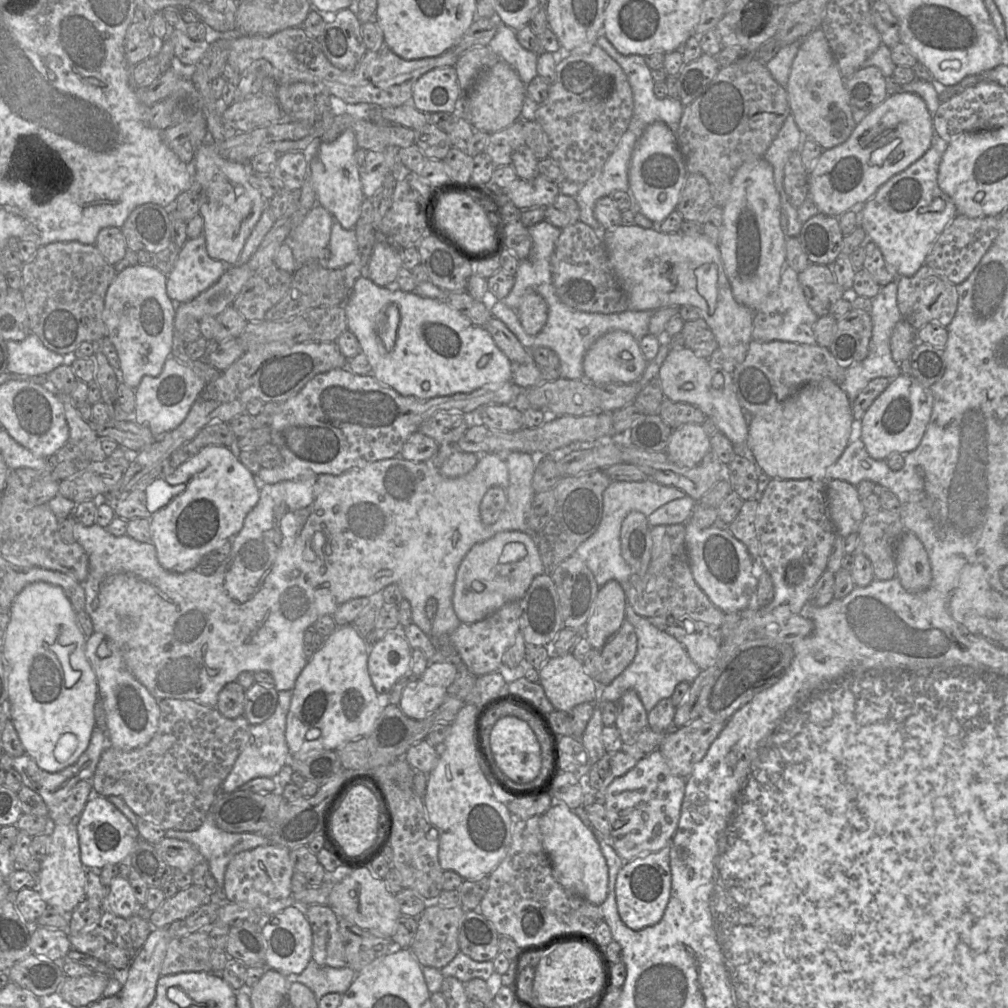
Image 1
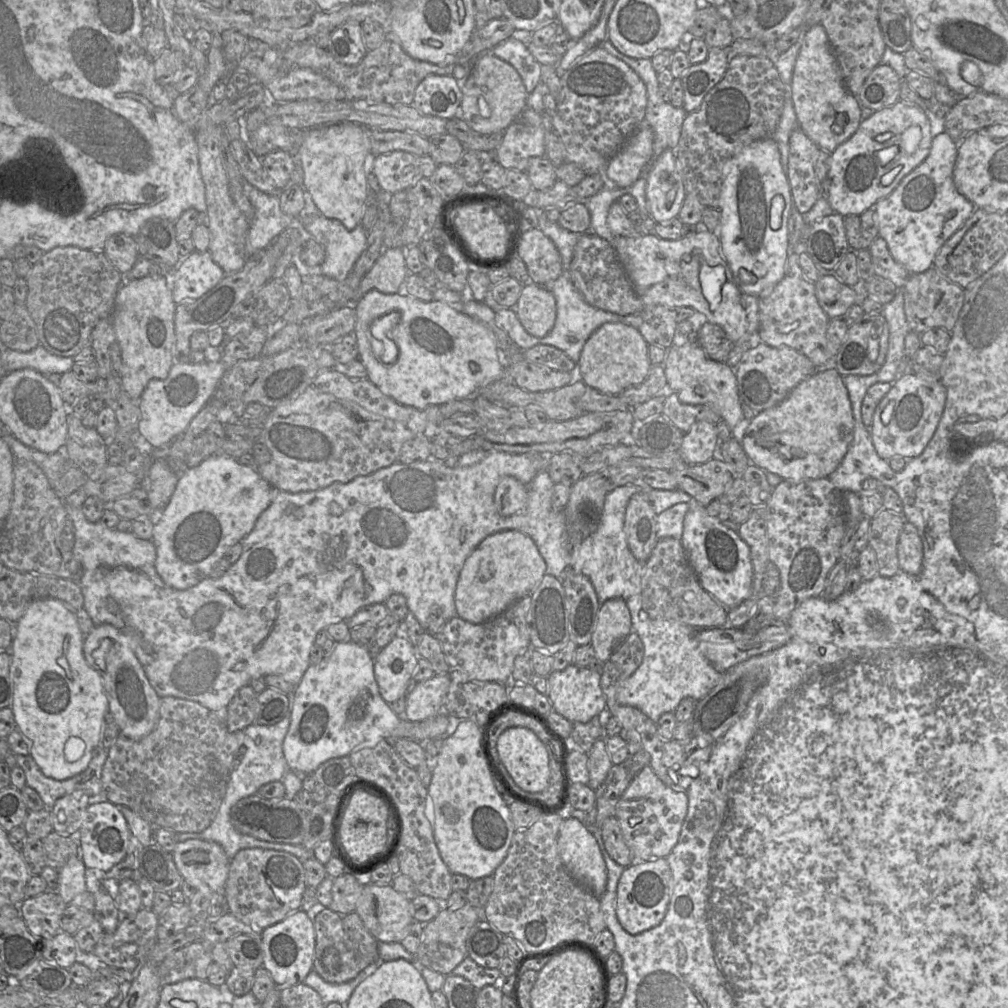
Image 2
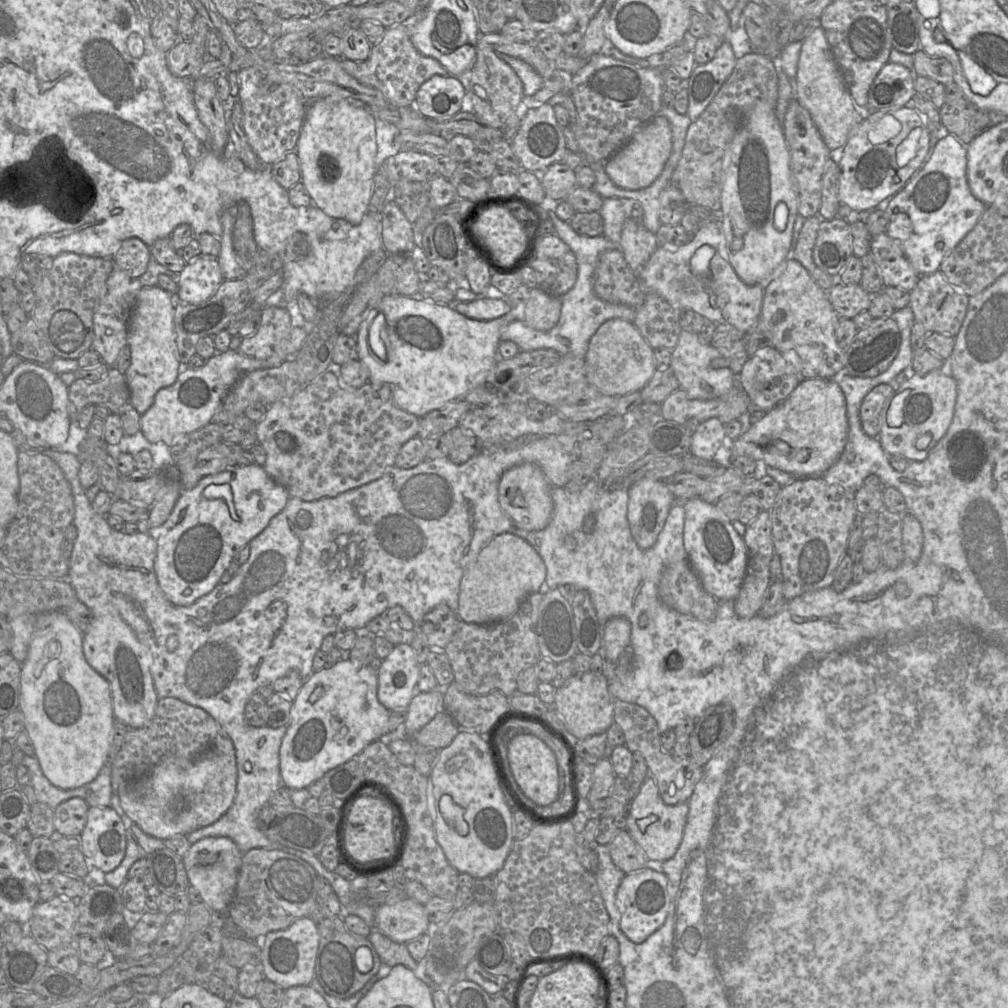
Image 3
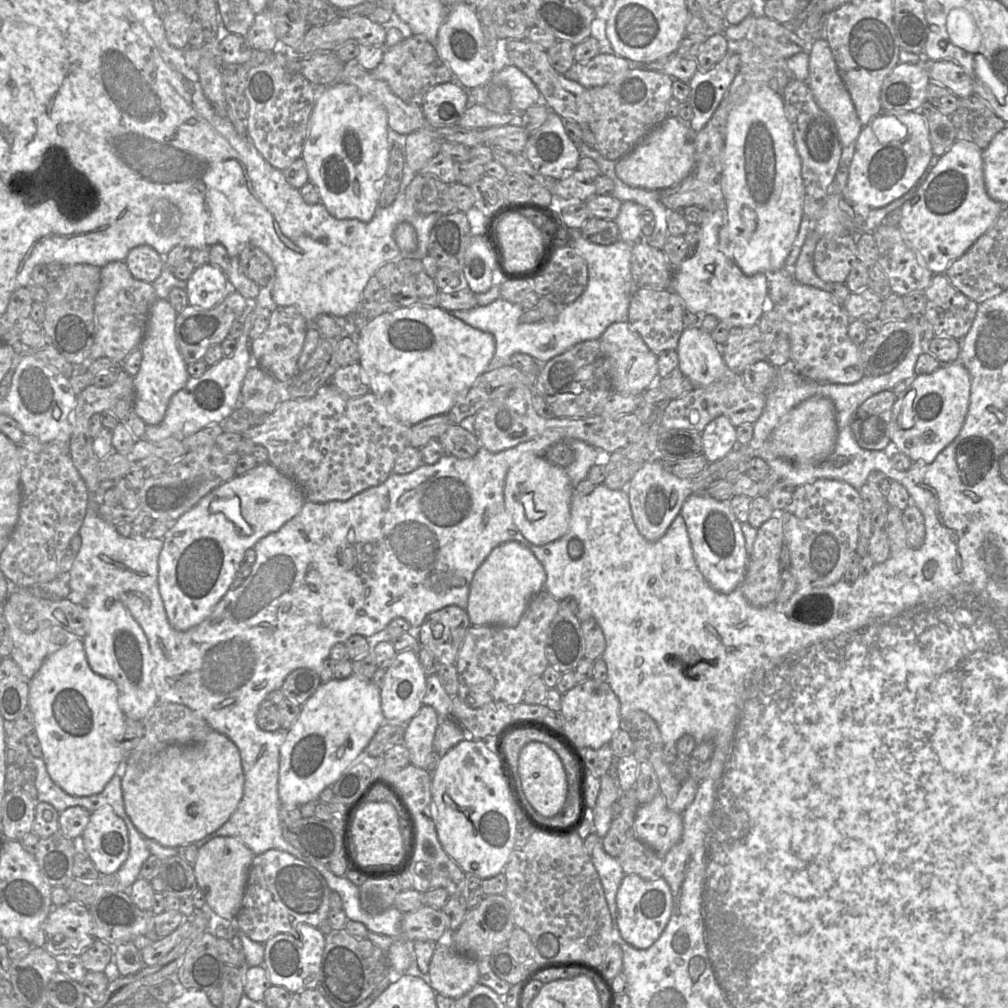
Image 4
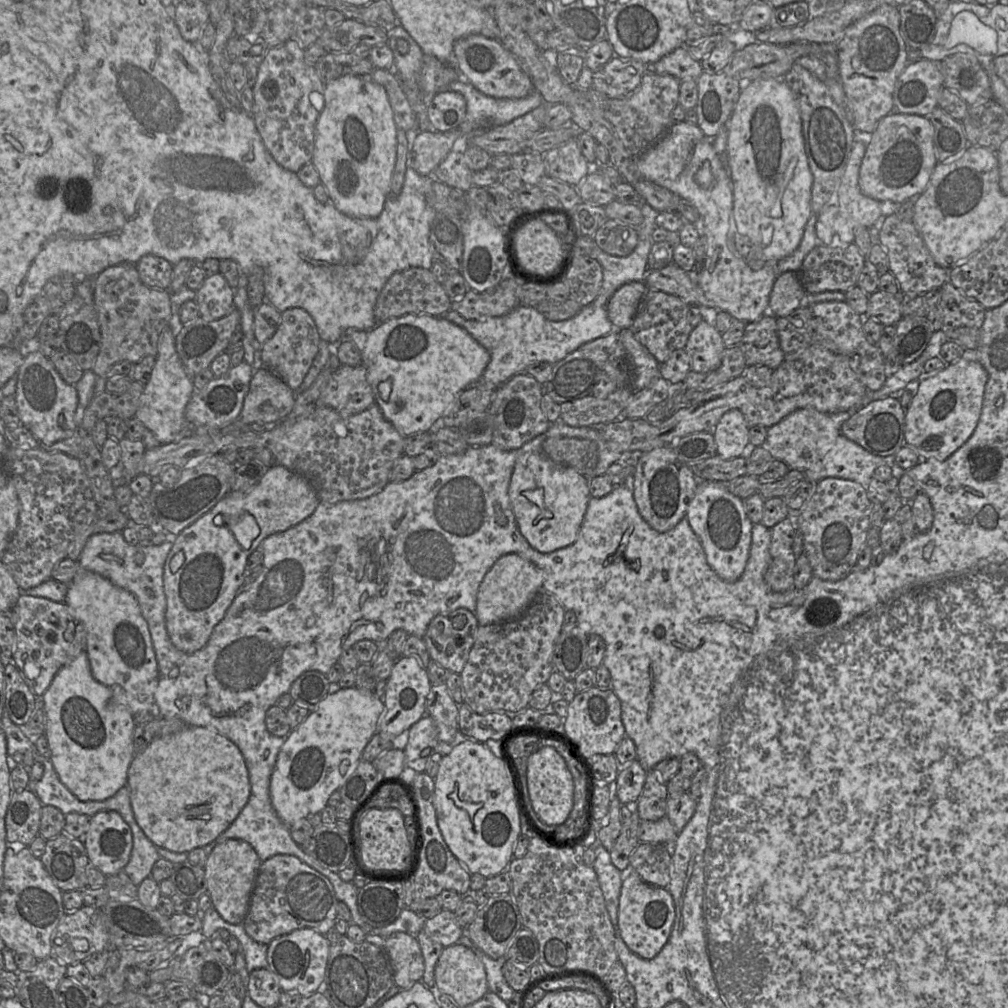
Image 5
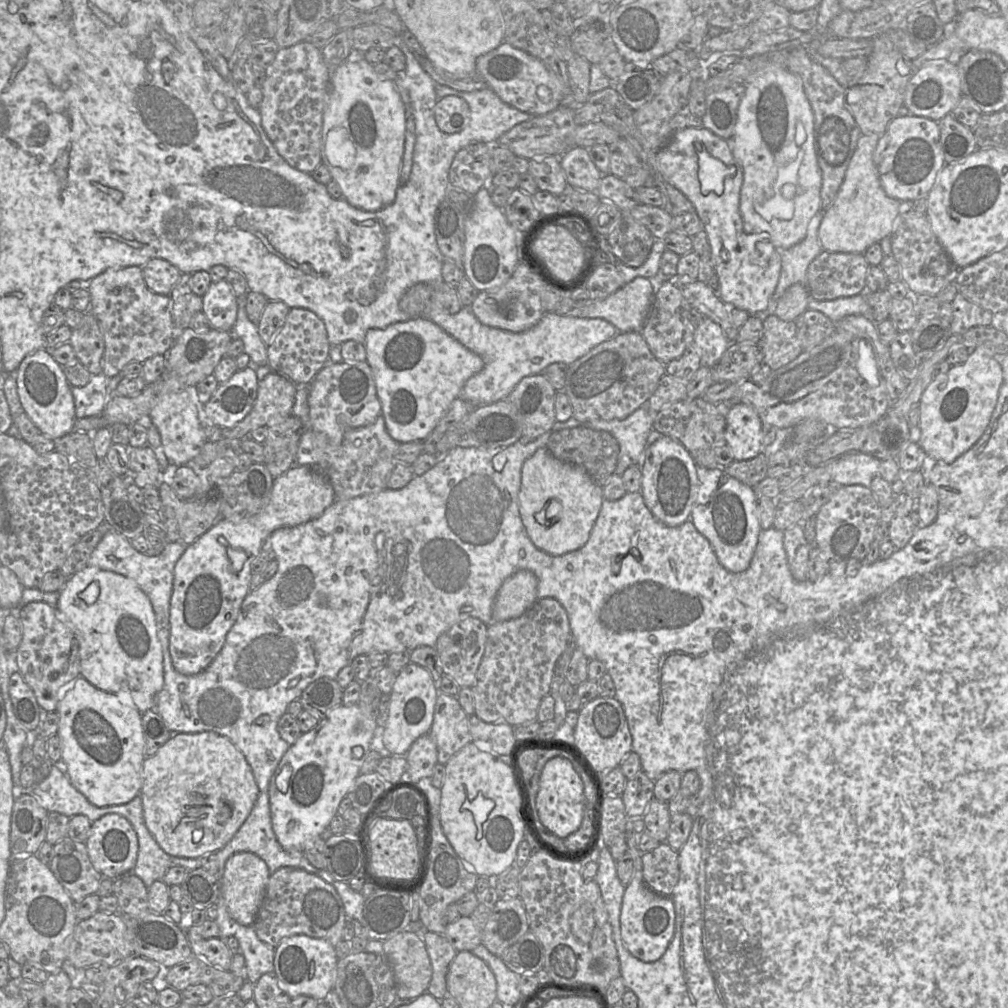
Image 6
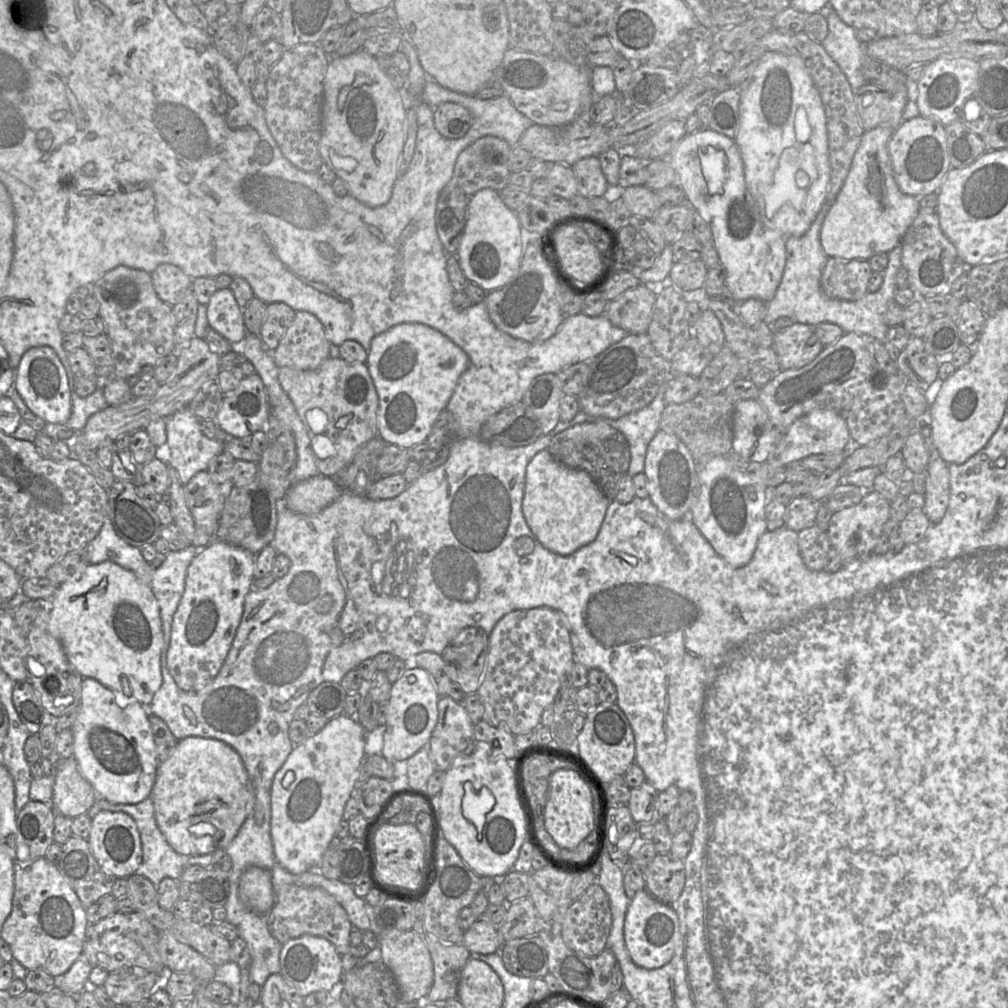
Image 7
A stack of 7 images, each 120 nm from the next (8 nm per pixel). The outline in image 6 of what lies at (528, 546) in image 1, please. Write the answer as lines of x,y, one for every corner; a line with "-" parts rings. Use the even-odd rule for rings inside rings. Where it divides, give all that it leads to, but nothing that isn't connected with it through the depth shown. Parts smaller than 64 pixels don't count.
520,570
507,578
495,597
492,622
511,620
525,613
537,600
536,576
528,570

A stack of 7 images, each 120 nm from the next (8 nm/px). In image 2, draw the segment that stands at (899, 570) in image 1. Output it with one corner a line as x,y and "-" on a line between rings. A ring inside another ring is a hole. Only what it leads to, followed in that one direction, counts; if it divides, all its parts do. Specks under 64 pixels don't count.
905,521
898,541
900,570
909,575
919,575
924,564
924,546
918,529

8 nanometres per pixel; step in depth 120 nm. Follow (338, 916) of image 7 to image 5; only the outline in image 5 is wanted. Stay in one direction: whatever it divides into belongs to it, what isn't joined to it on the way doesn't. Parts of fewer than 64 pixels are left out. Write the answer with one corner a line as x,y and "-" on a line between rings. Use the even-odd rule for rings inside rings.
277,854
261,863
242,925
253,940
267,946
275,938
302,928
325,935
338,919
337,904
332,884
324,875
293,855

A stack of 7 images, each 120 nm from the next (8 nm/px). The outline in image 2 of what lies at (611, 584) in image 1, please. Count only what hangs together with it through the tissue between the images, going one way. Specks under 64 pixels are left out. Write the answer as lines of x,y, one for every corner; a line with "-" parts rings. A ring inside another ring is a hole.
613,598
600,605
591,646
594,656
605,663
615,646
632,631
631,615
622,598

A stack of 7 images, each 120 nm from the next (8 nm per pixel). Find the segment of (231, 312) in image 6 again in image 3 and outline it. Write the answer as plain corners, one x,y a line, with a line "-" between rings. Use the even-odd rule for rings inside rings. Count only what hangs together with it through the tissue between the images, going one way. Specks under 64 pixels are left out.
200,255
186,263
179,274
178,302
199,304
210,298
223,281
218,258

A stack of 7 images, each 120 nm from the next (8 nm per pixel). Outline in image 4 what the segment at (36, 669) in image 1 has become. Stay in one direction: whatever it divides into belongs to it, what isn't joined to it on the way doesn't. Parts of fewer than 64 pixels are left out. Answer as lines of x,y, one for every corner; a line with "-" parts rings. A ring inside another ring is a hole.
77,639
49,655
29,681
28,707
34,715
34,732
41,744
47,772
55,784
72,796
84,797
103,791
124,765
126,716
118,705
118,687
95,673
88,663
83,640

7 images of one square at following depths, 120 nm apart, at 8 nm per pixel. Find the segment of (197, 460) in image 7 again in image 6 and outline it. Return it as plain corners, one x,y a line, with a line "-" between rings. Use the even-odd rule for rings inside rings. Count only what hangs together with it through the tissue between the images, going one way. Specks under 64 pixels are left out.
268,373
258,382
257,397
251,411
233,428
222,431
223,438
243,439
259,427
283,422
292,414
297,387
286,377
-
188,387
182,391
172,391
163,395
150,410
149,418
157,428
163,451
169,464
173,466
179,467
191,462
207,441
198,419
195,387

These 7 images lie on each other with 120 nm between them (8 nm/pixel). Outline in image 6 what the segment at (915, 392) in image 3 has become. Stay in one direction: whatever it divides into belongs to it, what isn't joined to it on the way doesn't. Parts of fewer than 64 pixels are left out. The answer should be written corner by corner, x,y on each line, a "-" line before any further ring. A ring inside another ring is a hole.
985,348
973,350
960,365
934,376
919,401
920,437
918,444
925,453
946,464
967,452
986,431
1003,385
1003,370
994,353

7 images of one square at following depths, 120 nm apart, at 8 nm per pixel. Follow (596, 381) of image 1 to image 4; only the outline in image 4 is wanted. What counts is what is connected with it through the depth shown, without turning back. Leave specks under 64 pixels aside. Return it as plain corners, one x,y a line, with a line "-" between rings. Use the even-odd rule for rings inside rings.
627,321
612,323
598,341
608,366
613,391
620,394
641,395
655,384
658,378
657,355
647,347

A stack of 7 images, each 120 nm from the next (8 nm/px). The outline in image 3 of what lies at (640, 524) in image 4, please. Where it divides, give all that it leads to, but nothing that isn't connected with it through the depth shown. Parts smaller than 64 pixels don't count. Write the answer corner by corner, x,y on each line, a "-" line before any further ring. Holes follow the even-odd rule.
642,478
628,489
627,519
639,548
648,550
657,541
677,499
664,480

